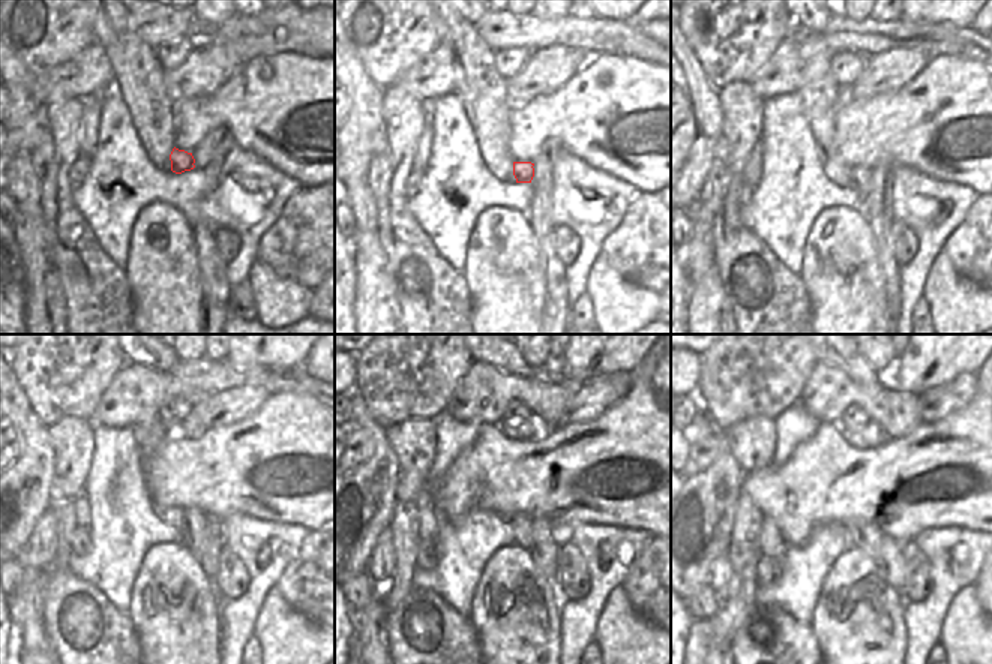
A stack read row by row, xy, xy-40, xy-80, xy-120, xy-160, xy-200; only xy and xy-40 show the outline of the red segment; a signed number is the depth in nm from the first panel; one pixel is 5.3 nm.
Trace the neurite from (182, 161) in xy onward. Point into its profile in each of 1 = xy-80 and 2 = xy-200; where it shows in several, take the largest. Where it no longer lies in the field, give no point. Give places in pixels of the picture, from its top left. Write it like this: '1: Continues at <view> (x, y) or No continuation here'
1: Continues at xy-80 (862, 177)
2: Continues at xy-200 (890, 562)

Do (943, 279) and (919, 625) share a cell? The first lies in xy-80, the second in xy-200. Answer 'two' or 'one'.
two

